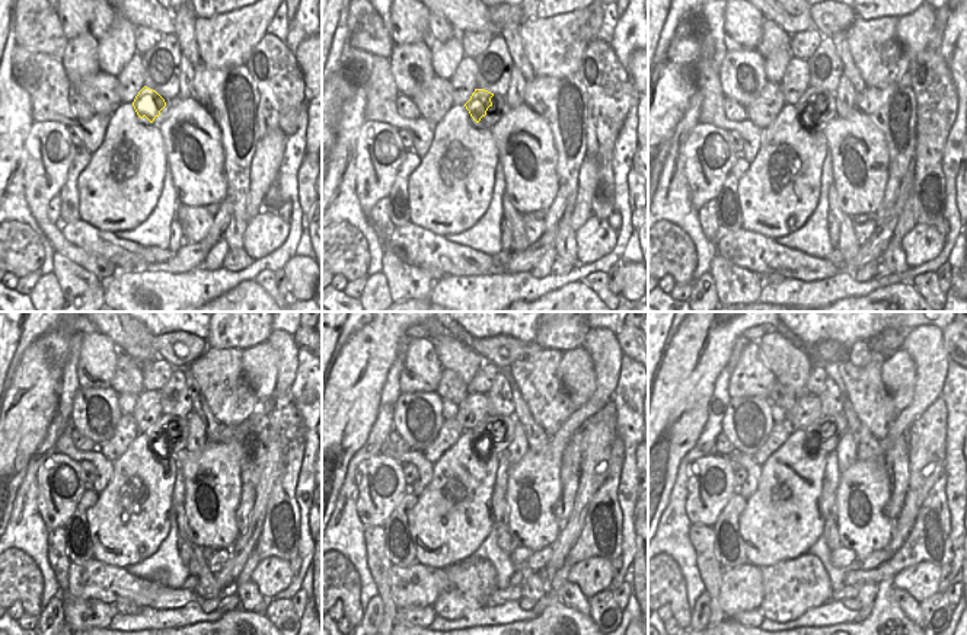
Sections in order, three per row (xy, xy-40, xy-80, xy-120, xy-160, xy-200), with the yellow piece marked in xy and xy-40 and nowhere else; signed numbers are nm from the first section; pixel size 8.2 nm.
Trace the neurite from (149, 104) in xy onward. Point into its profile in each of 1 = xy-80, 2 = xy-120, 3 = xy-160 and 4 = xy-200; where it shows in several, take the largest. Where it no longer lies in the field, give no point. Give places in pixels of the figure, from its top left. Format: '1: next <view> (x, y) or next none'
1: next xy-80 (808, 109)
2: next xy-120 (176, 428)
3: next xy-160 (500, 431)
4: next xy-200 (826, 433)

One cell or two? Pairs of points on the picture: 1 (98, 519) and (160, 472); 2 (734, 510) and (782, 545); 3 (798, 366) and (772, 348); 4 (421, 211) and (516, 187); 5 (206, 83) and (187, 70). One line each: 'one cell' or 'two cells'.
1: one cell
2: two cells
3: one cell
4: two cells
5: two cells

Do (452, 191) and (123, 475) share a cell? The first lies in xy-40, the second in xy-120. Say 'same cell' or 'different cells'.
same cell

